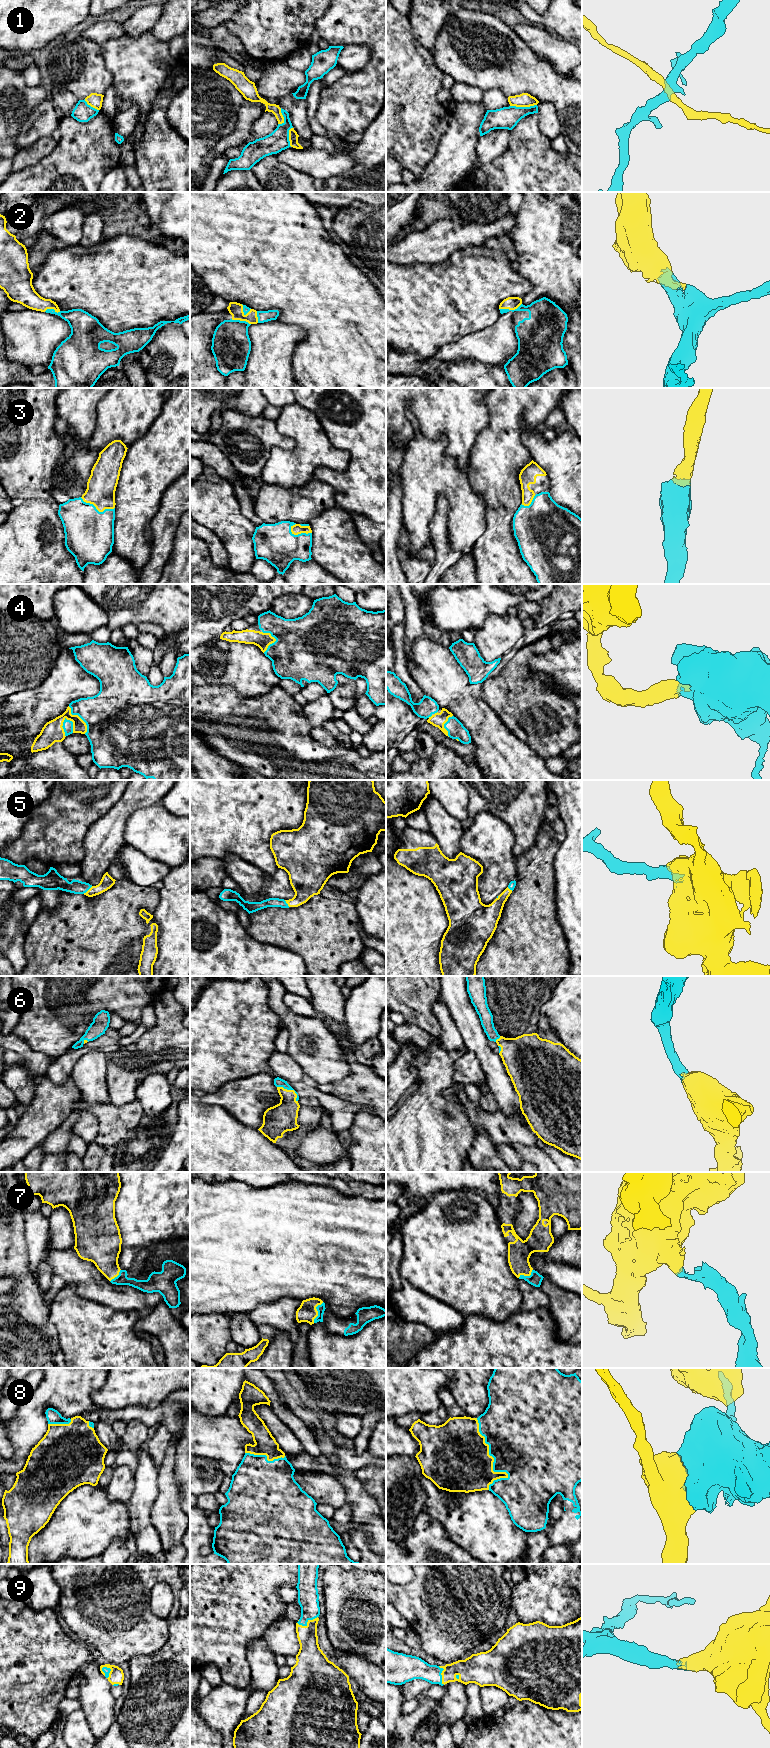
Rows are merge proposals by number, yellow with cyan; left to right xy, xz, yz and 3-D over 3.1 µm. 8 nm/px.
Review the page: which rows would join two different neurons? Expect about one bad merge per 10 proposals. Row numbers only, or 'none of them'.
1

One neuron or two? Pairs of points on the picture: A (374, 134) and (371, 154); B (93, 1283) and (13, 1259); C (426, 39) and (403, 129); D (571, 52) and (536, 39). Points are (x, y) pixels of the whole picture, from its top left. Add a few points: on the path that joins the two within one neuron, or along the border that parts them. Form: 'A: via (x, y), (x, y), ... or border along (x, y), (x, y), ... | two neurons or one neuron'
A: via (374, 139), (374, 149) | one neuron
B: border along (25, 1241), (29, 1267), (34, 1272) | two neurons
C: border along (411, 34), (431, 55) | two neurons
D: via (562, 52), (545, 44) | one neuron

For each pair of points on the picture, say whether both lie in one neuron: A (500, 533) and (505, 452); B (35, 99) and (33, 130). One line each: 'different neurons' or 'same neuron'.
A: same neuron
B: different neurons

